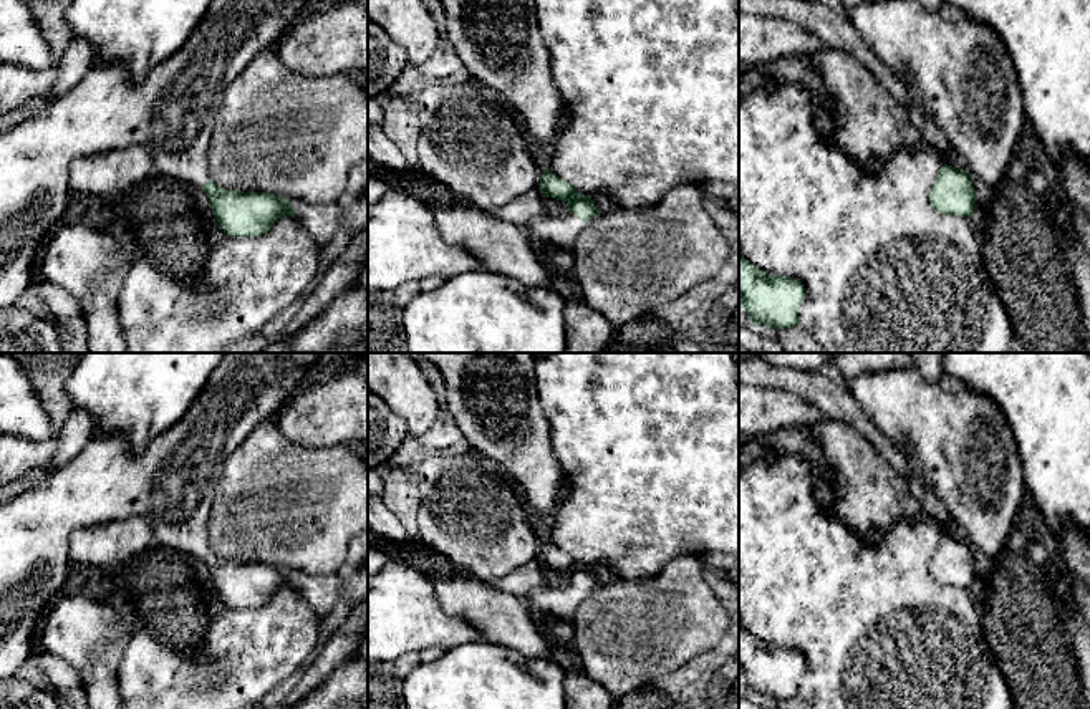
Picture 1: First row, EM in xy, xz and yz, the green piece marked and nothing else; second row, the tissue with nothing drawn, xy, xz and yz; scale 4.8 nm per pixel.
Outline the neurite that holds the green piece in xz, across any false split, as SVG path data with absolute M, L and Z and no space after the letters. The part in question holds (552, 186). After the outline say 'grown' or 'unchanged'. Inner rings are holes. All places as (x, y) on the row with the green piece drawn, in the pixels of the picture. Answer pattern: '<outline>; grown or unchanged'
M545 167L540 179L543 197L563 200L568 214L563 217L537 215L523 227L532 242L547 244L555 248L573 250L581 225L600 215L591 197L580 194L572 184Z; grown

